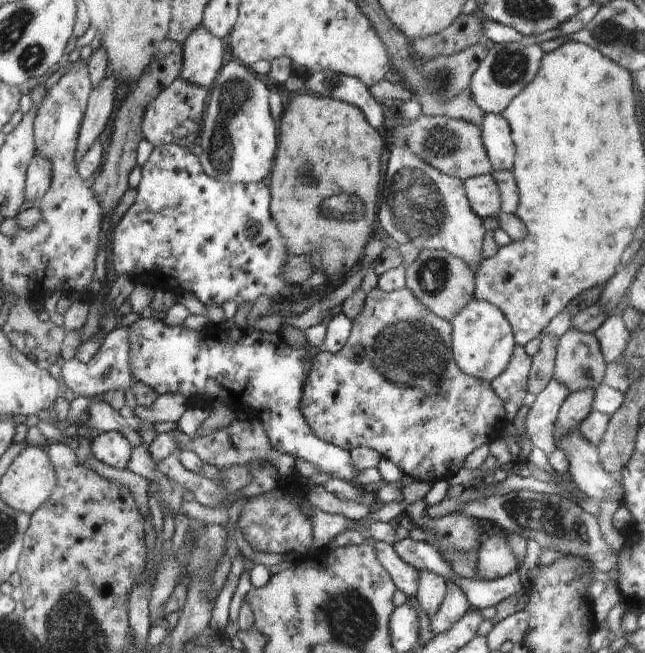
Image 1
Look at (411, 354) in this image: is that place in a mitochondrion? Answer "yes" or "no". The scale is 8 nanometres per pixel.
yes

